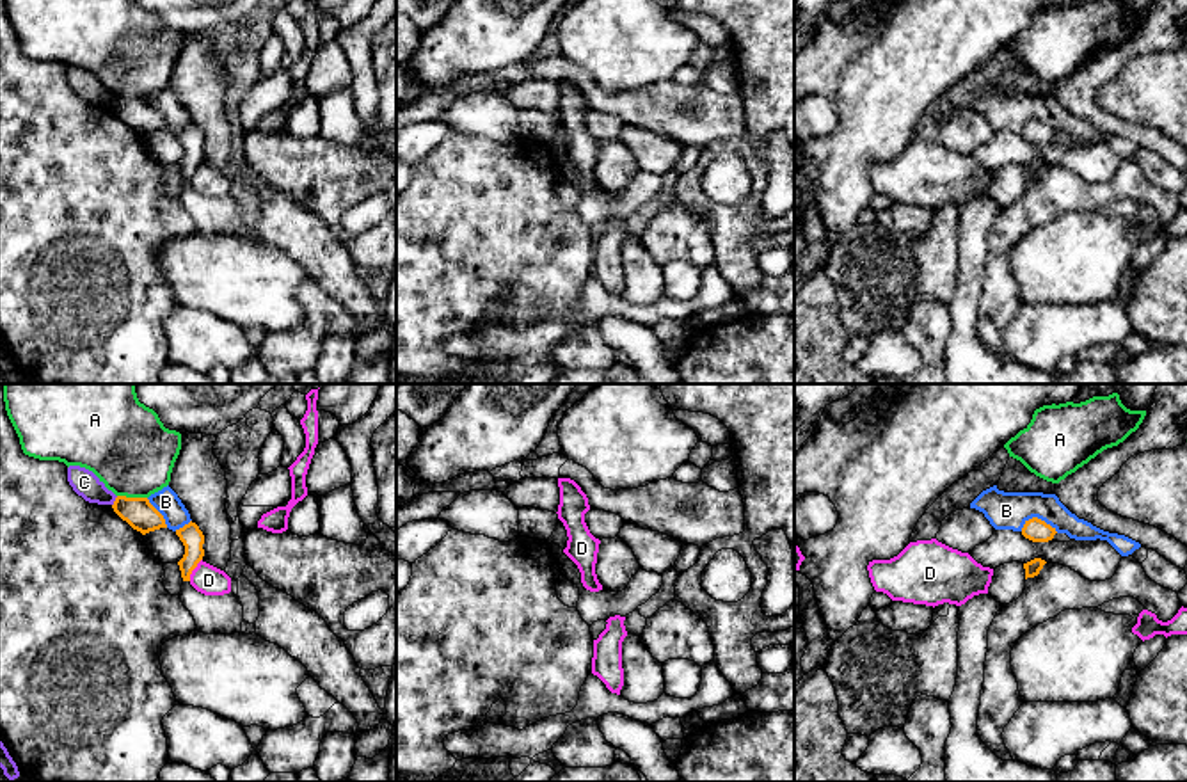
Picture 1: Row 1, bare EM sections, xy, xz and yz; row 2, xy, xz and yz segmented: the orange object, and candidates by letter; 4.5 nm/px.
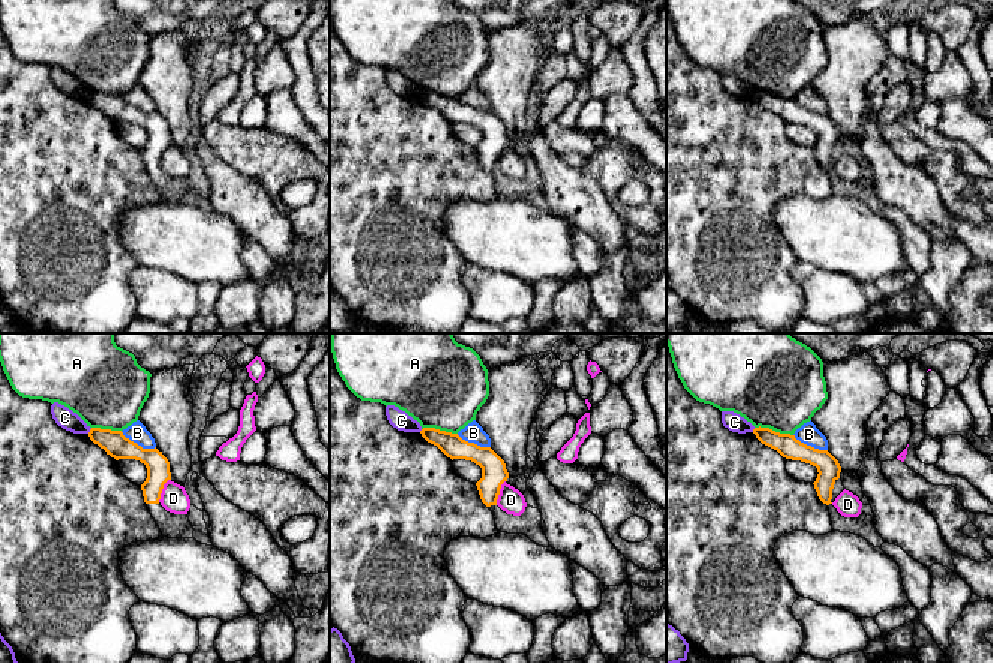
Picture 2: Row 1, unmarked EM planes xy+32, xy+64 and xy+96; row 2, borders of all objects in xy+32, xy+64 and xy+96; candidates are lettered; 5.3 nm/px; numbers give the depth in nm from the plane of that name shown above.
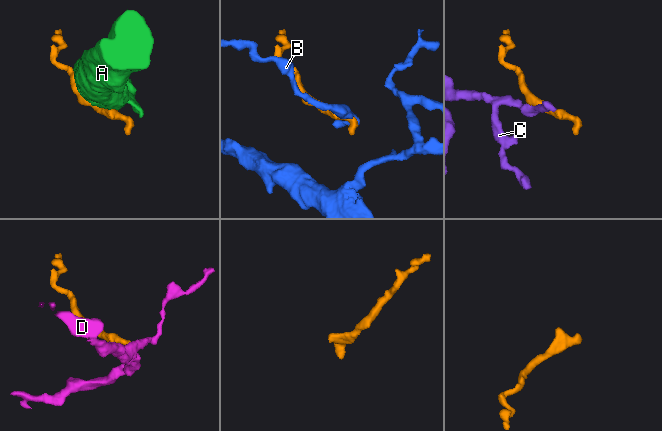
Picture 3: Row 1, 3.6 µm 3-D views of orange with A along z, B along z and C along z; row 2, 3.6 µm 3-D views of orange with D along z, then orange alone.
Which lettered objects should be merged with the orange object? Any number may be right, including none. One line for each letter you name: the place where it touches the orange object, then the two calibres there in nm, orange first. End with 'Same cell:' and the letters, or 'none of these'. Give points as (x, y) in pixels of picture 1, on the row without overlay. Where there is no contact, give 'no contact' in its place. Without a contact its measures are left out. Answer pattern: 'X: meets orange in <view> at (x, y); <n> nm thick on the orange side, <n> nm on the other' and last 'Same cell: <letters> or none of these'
Same cell: none of these

